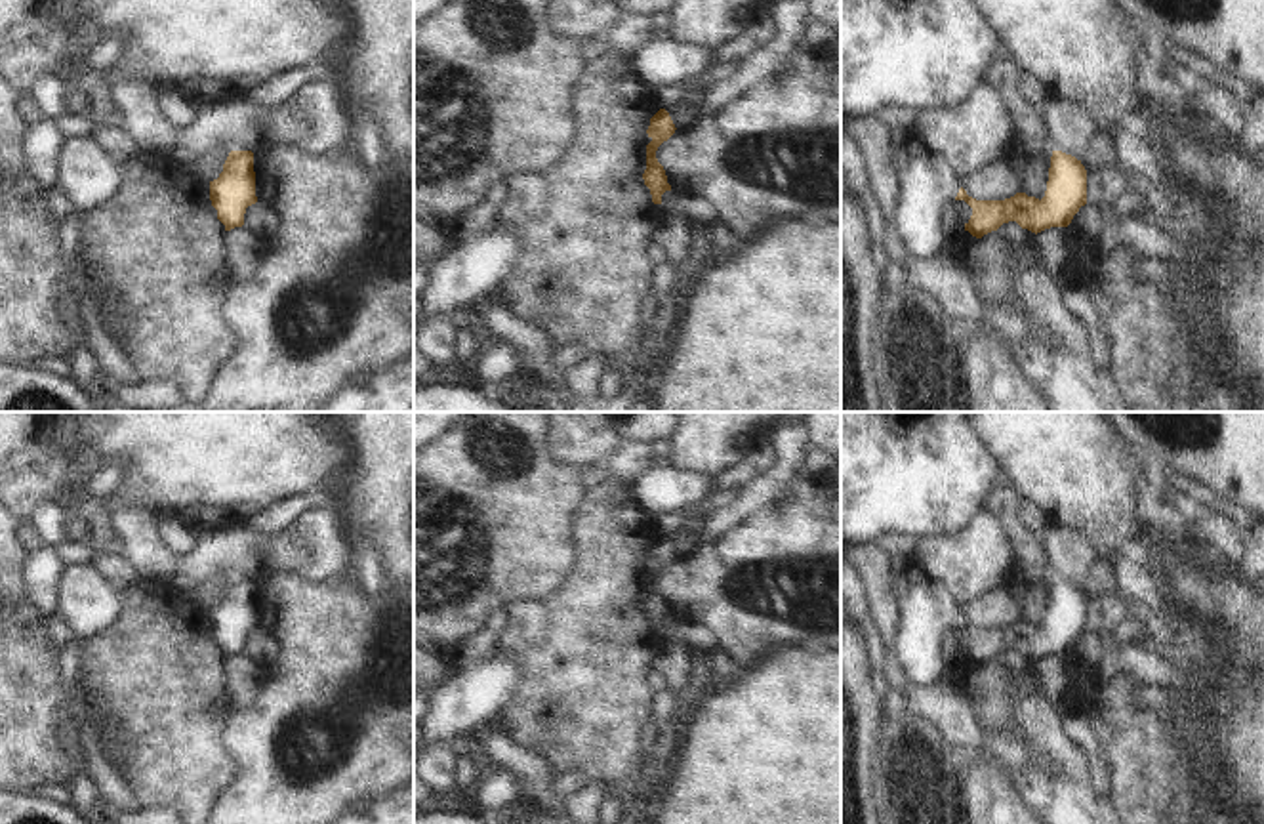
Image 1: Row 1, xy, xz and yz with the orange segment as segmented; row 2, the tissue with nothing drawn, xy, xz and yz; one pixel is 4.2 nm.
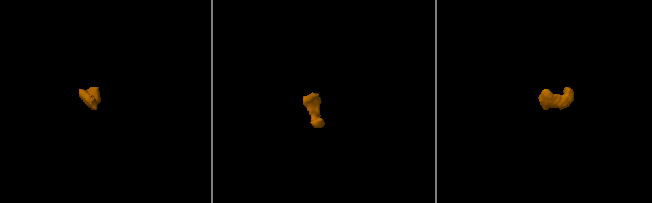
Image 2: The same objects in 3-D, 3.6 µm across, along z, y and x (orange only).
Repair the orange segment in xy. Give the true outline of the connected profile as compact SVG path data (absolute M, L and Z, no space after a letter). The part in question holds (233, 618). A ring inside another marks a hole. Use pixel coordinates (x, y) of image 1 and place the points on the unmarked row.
M231 578L223 599L210 608L210 628L225 658L244 652L246 635L257 629L252 578Z

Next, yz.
M890 559L900 603L900 626L890 660L896 683L902 687L925 689L946 675L942 639L953 628L965 628L972 635L965 658L976 666L1009 649L1035 662L1050 654L1068 654L1087 631L1087 597L1081 587L1062 578L1052 578L1041 628L1026 620L1005 628L976 628L967 622L949 591L921 572L911 559Z

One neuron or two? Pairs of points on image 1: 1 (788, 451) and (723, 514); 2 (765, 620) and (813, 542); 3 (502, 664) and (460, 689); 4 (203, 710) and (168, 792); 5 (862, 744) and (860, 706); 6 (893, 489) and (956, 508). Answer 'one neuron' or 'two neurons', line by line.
1: one neuron
2: one neuron
3: one neuron
4: one neuron
5: one neuron
6: one neuron

